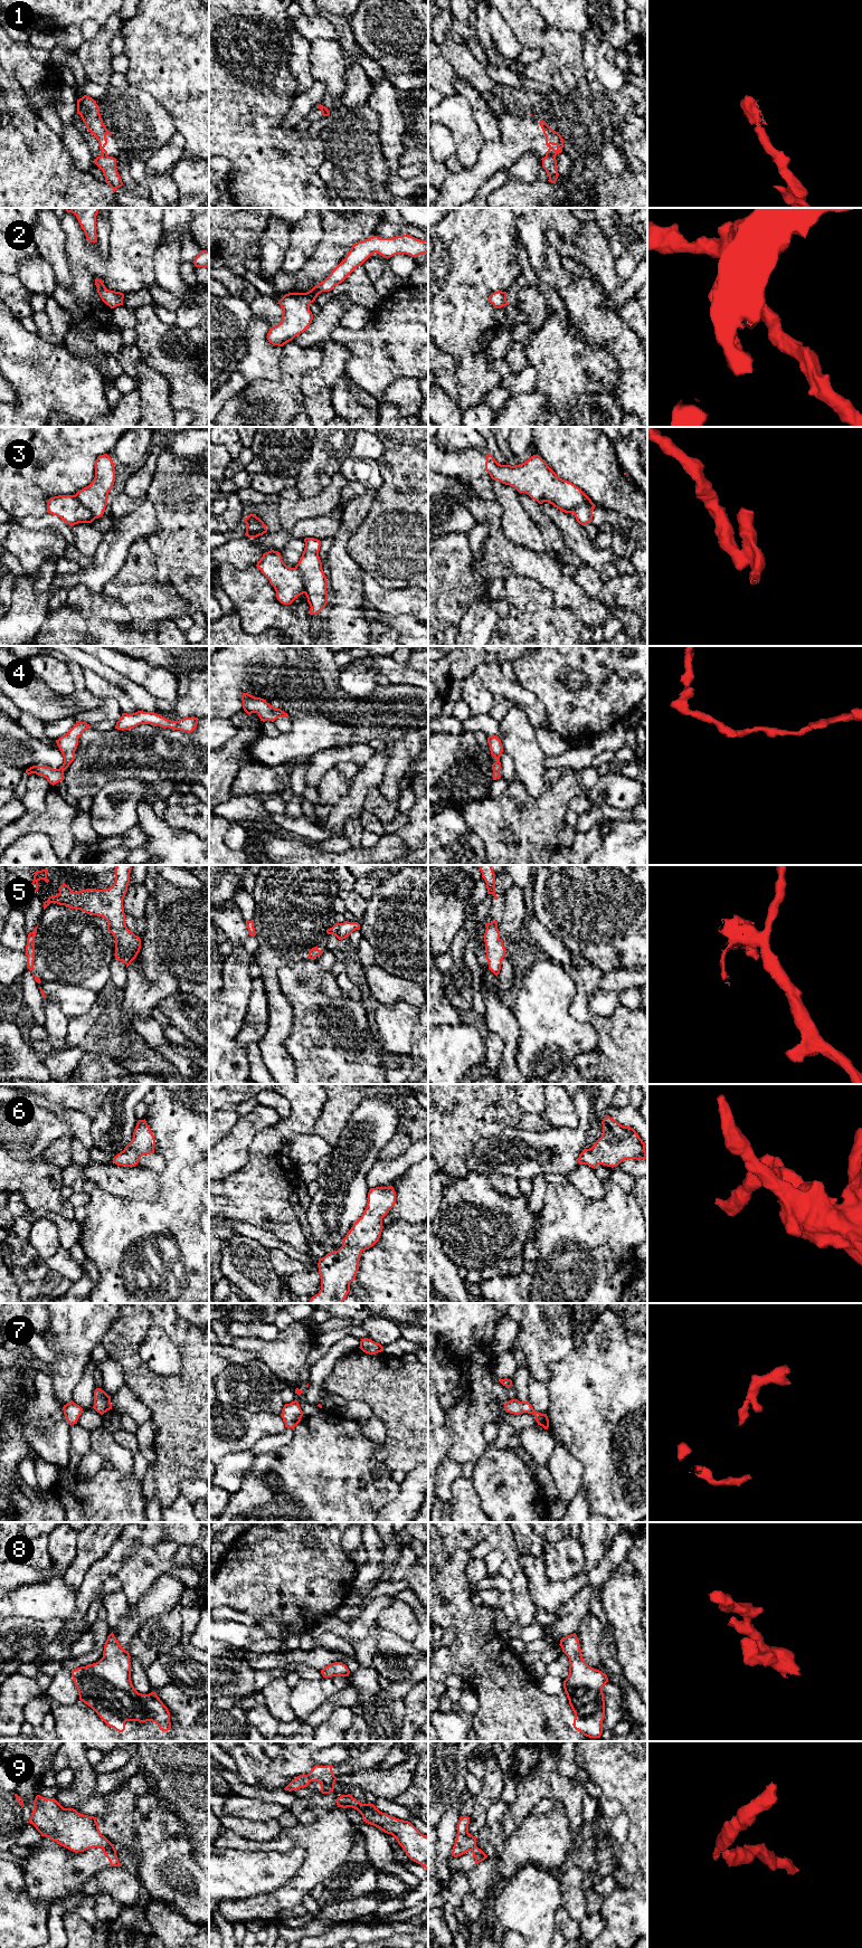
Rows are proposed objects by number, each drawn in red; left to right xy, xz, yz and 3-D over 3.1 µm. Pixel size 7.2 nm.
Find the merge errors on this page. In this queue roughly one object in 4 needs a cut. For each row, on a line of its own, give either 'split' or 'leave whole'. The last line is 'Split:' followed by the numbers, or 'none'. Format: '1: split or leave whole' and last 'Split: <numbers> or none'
1: split
2: leave whole
3: split
4: leave whole
5: leave whole
6: leave whole
7: leave whole
8: leave whole
9: split
Split: 1, 3, 9

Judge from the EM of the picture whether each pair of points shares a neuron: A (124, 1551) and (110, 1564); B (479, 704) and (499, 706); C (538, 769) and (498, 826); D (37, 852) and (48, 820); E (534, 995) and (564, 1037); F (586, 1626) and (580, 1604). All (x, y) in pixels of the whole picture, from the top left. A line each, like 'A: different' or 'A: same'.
A: same
B: different
C: different
D: different
E: same
F: different

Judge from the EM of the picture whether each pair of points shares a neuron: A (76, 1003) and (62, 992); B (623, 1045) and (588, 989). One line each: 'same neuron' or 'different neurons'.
A: same neuron
B: same neuron

